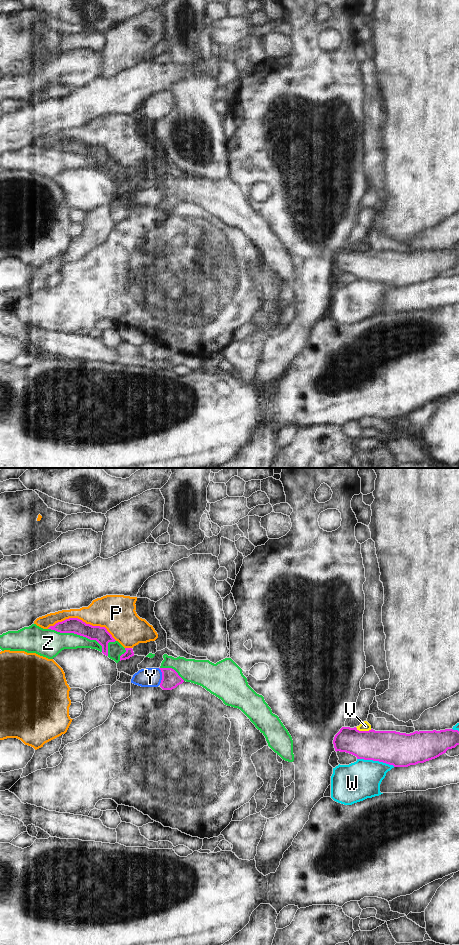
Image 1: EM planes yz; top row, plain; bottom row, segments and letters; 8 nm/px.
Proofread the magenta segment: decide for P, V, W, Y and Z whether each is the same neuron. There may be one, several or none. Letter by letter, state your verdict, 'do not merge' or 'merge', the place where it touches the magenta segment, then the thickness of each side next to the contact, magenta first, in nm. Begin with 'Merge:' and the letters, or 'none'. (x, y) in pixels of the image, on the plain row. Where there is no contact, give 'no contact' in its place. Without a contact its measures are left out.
Merge: none
P: do not merge; contact yz (81, 140); calibres 130 and 260 nm
V: do not merge; contact yz (363, 251); calibres 260 and 80 nm
W: do not merge; contact yz (376, 280); calibres 280 and 300 nm
Y: do not merge; contact yz (162, 196); calibres 140 and 160 nm
Z: do not merge; contact yz (77, 154); calibres 130 and 220 nm

